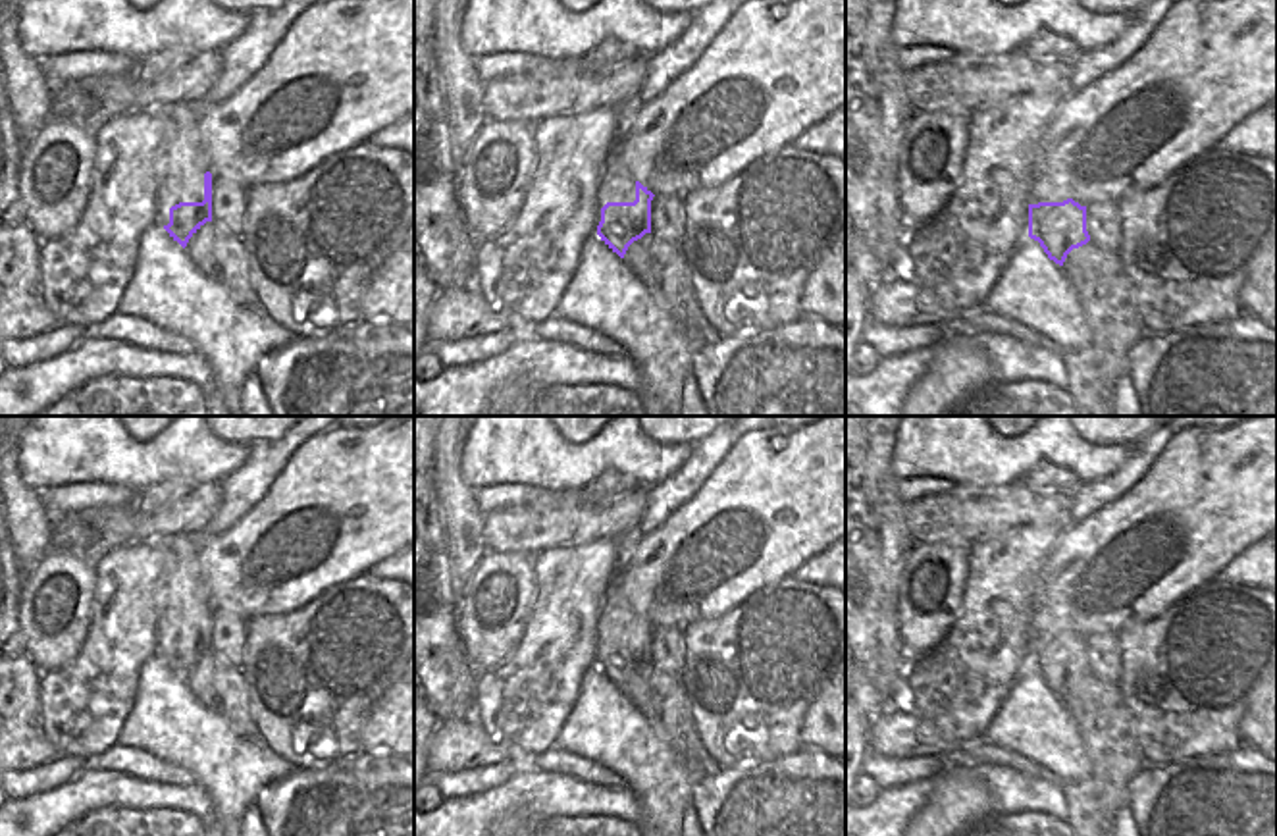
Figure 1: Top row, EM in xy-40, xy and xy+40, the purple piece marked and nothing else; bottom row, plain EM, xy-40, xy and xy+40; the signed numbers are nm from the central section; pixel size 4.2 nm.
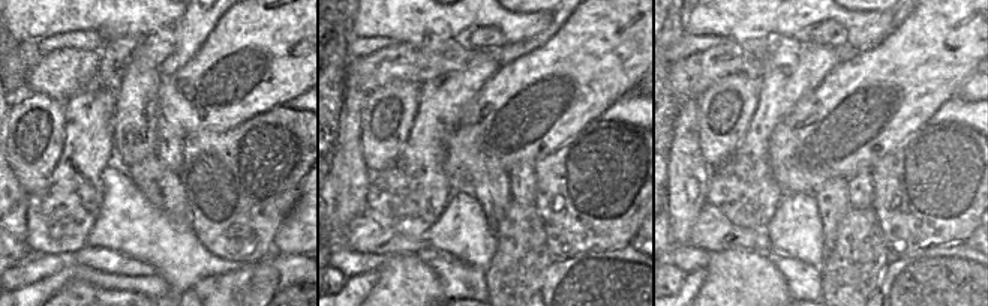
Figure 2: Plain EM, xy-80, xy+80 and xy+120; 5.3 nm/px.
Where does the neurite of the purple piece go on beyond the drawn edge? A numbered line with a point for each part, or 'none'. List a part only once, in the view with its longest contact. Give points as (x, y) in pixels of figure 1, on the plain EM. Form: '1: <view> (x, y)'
1: xy-40 (182, 600).

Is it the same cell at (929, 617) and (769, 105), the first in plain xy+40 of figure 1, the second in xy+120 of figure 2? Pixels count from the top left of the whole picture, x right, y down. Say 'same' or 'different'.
different

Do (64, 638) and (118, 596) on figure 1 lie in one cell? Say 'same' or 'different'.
different

